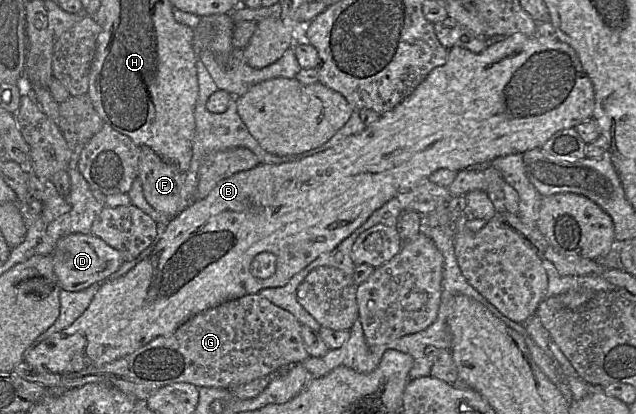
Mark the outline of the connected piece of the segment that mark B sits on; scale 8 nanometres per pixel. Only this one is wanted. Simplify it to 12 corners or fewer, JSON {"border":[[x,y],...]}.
{"border":[[552,24],[449,49],[391,110],[299,69],[194,201],[60,291],[22,360],[118,361],[285,285],[439,170],[586,116]]}

